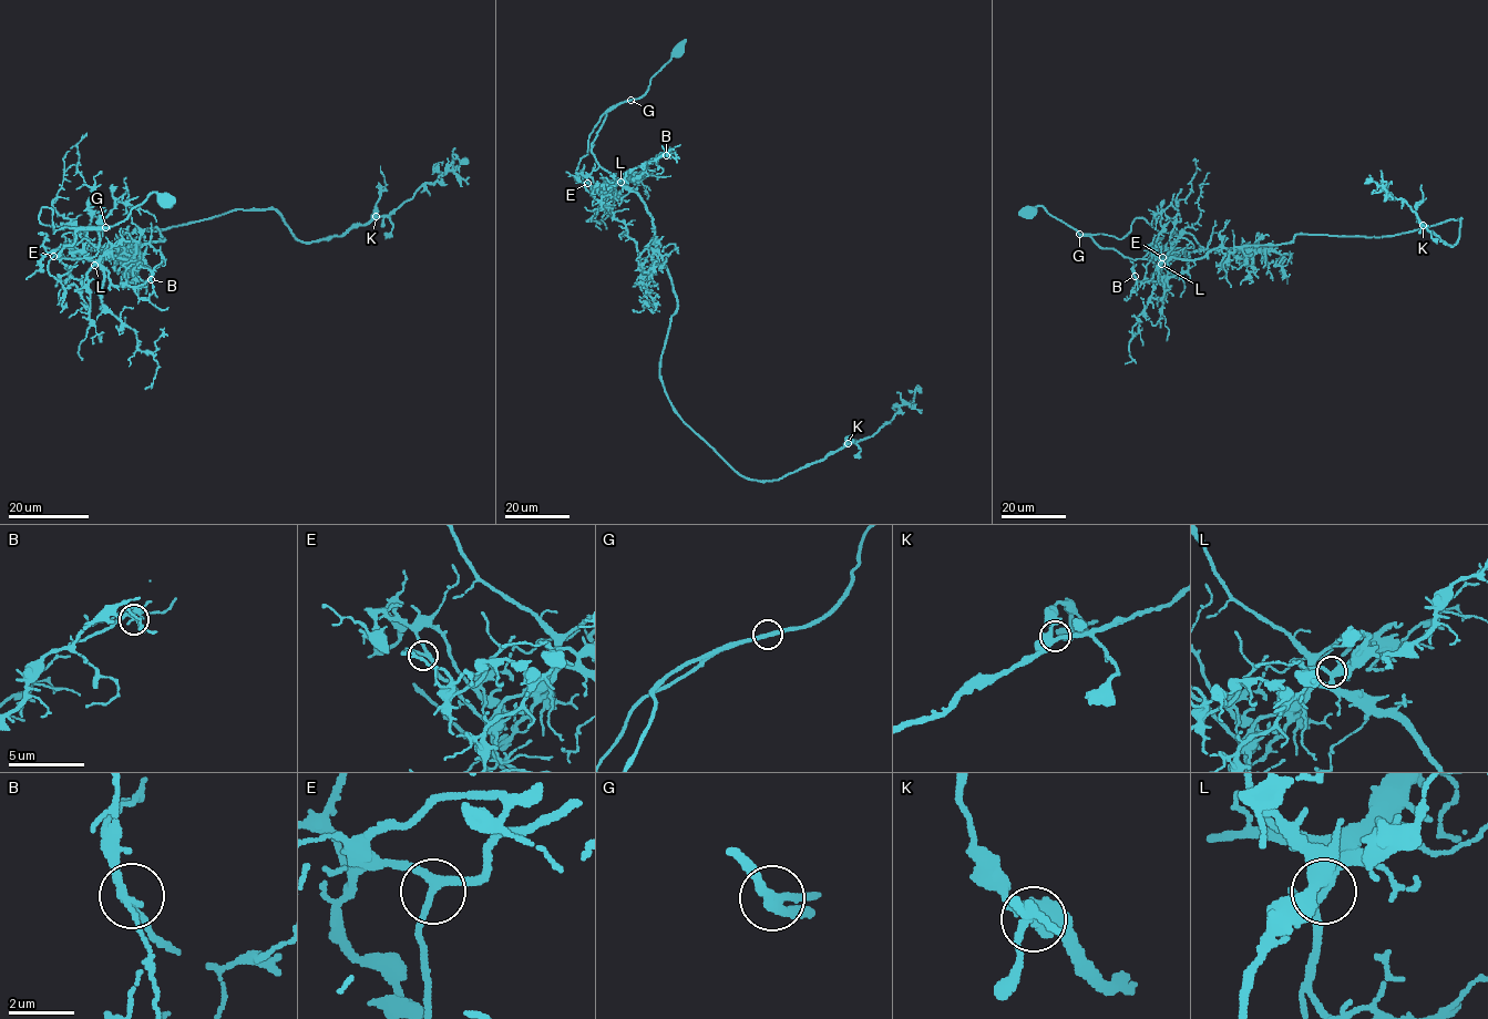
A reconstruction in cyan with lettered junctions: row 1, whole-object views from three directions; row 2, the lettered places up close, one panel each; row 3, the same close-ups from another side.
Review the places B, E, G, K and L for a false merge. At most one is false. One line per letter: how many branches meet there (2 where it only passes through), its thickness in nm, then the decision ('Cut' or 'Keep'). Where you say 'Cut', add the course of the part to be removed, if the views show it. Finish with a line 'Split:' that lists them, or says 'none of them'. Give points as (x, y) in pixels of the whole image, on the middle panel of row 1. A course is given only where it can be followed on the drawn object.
B: Branches: 3. Thickness 190 nm. Keep
E: Branches: 3. Thickness 200 nm. Keep
G: Branches: 2. Thickness 360 nm. Cut. Course of the part to remove: (629, 100), (604, 113), (576, 175), (617, 219), (584, 182), (594, 188), (612, 185), (615, 182), (609, 175)
K: Branches: 3. Thickness 380 nm. Keep
L: Branches: 3. Thickness 340 nm. Keep
Split: G

